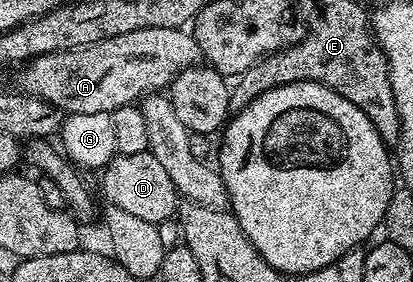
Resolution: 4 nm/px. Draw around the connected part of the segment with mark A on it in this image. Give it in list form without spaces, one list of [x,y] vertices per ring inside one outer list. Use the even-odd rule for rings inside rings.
[[[139,28],[135,32],[123,32],[123,36],[111,36],[105,38],[102,42],[96,42],[90,46],[80,46],[77,50],[64,50],[63,52],[51,52],[50,54],[41,54],[38,58],[30,58],[28,62],[20,67],[21,86],[20,89],[31,96],[39,96],[51,104],[55,104],[57,109],[66,115],[82,114],[83,112],[103,112],[112,114],[120,106],[132,106],[138,100],[145,97],[146,94],[164,91],[179,74],[182,74],[187,68],[198,65],[202,61],[201,49],[197,41],[193,39],[192,33],[185,28]]]

